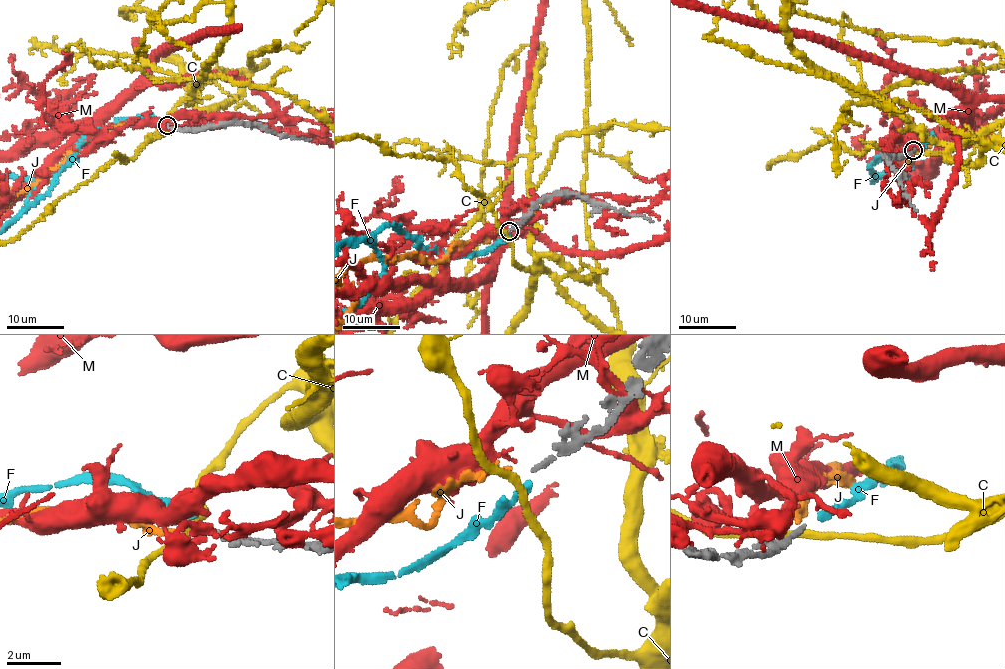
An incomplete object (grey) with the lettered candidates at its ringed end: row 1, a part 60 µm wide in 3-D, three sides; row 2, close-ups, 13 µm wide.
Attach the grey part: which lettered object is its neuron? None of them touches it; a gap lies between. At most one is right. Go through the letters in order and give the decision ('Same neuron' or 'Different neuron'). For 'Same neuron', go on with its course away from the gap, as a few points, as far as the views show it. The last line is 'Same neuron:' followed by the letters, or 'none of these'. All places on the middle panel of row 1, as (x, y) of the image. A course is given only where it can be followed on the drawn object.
C: Different neuron
F: Same neuron
J: Different neuron
M: Different neuron
Same neuron: F

